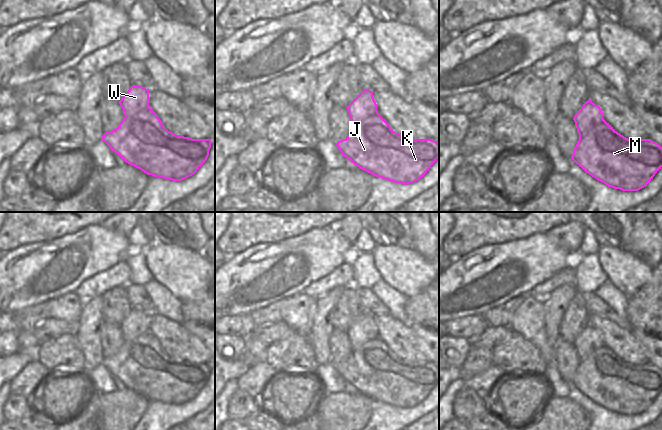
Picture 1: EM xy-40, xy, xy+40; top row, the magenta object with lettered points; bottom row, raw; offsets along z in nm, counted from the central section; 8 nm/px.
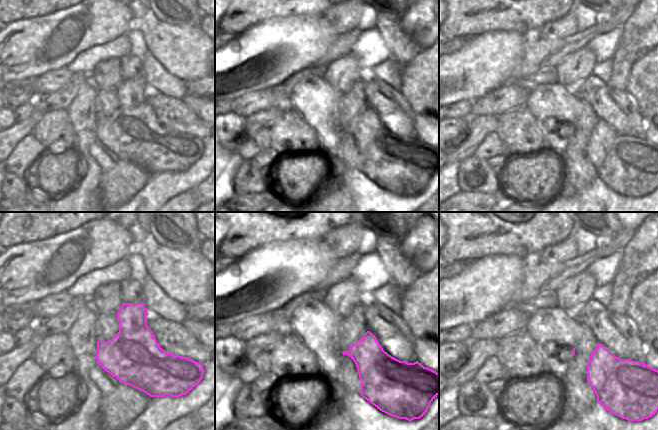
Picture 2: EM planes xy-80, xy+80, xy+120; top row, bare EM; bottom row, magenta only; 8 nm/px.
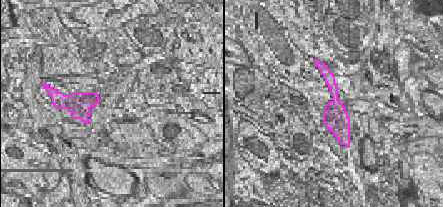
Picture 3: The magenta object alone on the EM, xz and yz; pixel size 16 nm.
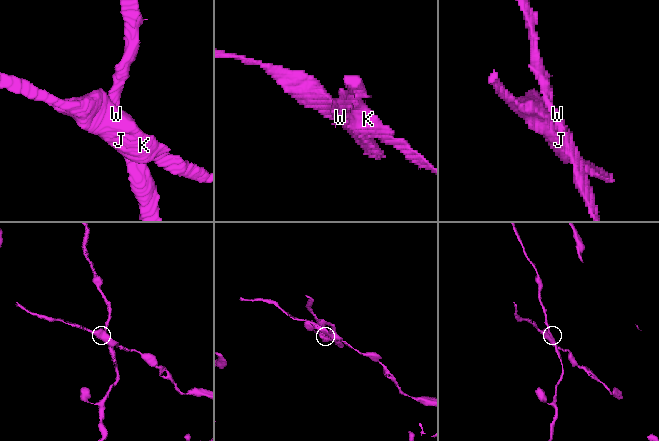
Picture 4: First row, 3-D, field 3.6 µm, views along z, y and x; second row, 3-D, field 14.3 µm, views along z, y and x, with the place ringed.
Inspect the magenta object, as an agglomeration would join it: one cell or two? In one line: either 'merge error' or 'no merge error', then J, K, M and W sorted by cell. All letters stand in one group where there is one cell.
merge error; J K M / W

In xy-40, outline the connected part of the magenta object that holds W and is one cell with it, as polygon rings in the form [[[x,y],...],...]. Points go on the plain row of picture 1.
[[[132,309],[119,325],[125,341],[134,341],[149,332],[149,313]]]

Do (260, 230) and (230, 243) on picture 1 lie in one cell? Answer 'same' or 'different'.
same

